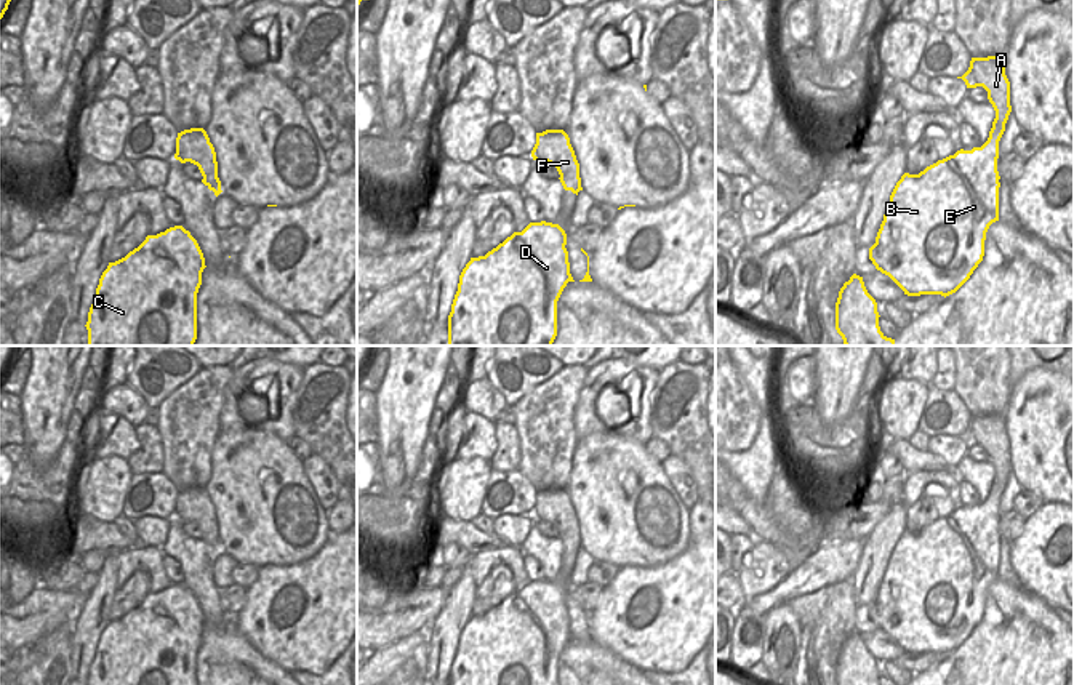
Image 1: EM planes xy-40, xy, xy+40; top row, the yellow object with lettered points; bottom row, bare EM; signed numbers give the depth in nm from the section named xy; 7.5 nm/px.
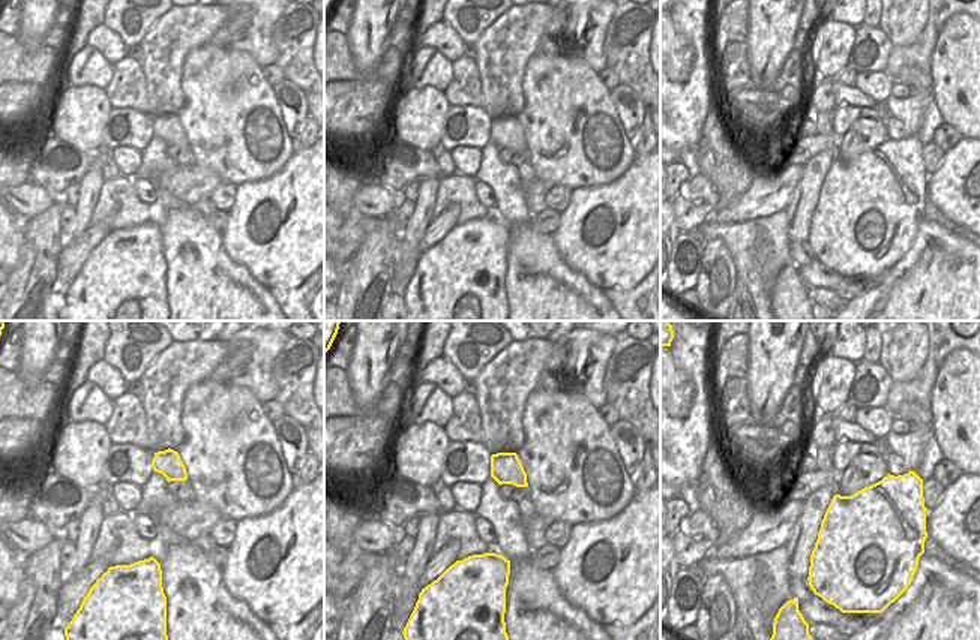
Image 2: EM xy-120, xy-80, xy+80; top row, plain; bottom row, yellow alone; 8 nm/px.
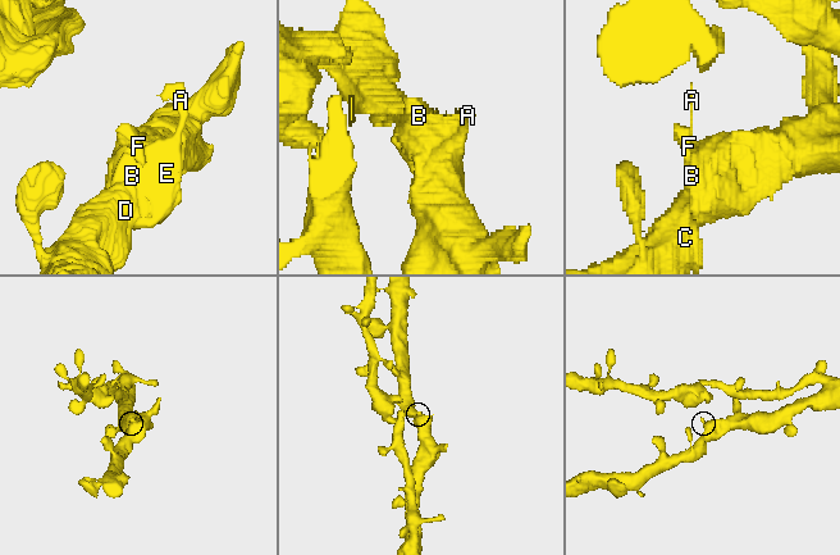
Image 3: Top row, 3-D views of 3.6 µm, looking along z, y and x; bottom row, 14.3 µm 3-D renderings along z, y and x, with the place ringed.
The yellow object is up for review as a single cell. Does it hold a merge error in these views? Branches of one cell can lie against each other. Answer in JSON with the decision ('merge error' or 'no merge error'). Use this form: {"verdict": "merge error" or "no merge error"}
{"verdict": "no merge error"}

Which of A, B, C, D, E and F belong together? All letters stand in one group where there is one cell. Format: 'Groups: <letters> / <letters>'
Groups: A B C D E F.

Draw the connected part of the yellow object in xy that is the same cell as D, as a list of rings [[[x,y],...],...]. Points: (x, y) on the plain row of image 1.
[[[530,581],[522,591],[514,591],[496,607],[488,610],[485,615],[471,616],[459,634],[458,650],[455,653],[451,671],[448,674],[448,685],[557,685],[557,659],[568,640],[575,640],[570,632],[567,592],[559,583],[552,581]]]

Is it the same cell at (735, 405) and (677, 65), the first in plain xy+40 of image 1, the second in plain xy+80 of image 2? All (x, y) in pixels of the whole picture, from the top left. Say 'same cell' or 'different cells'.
same cell

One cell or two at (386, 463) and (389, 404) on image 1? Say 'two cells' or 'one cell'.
two cells

